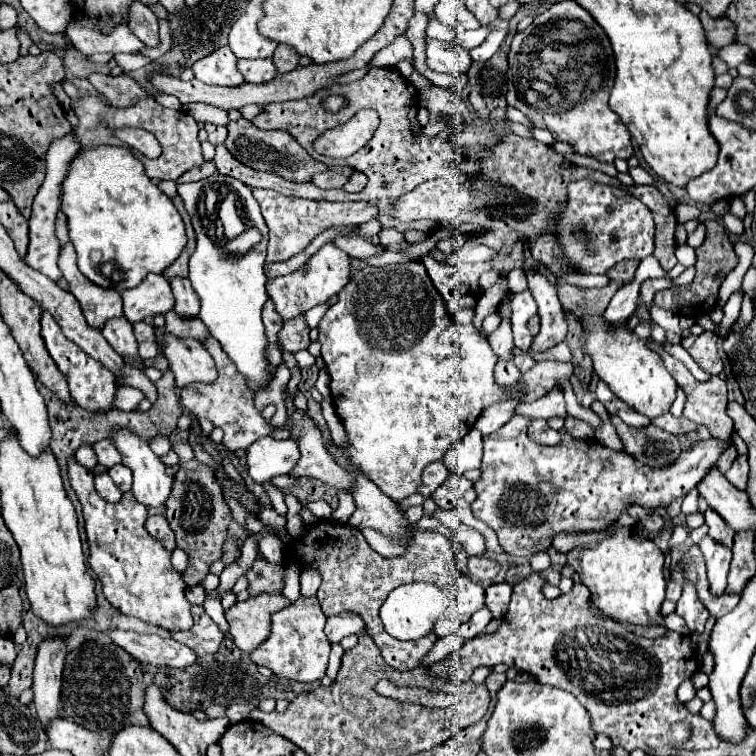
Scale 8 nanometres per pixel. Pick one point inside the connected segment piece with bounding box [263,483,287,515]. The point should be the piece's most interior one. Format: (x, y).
(277, 501)

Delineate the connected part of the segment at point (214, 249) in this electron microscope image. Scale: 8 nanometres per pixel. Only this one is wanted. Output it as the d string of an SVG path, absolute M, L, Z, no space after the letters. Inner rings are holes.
M215 173L203 181L195 183L183 183L177 187L177 193L185 201L185 209L191 215L193 229L197 235L197 247L189 259L189 279L193 283L193 289L197 291L201 299L201 313L199 317L207 325L209 333L221 343L223 351L231 357L231 361L237 365L237 369L249 379L249 387L253 391L261 391L267 387L271 377L265 371L267 359L265 359L265 329L261 323L261 307L267 301L267 291L265 291L265 281L267 277L263 275L263 265L265 265L265 251L267 251L267 225L263 221L263 215L259 211L259 203L253 199L251 187L241 183L239 179L229 179L227 175ZM209 183L225 183L231 191L237 191L239 197L243 197L243 203L247 203L247 217L251 223L259 229L263 235L263 241L249 249L245 255L231 255L227 253L217 239L209 237L207 231L203 229L201 217L199 217L199 197L203 189Z

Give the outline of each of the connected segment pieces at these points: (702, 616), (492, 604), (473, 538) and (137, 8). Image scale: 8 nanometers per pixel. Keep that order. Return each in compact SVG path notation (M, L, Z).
M693 585L683 587L683 595L677 601L675 613L685 619L691 633L703 633L703 627L705 627L705 621L707 621L709 613L705 611L705 605L699 601Z
M509 583L489 585L487 591L485 591L485 607L491 611L493 617L501 619L507 611L509 597L511 597L511 585Z
M463 527L459 543L463 545L463 549L467 551L469 557L471 555L483 555L483 551L485 551L485 539L481 537L479 531L475 531L471 527Z
M141 1L133 3L129 9L129 29L147 45L155 47L159 45L159 27L157 27L157 17L149 7L145 7Z

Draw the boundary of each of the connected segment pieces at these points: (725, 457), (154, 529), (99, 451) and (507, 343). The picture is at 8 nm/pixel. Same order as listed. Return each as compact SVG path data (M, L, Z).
M731 443L731 445L721 453L721 461L723 461L723 463L717 463L717 467L721 469L721 473L727 473L727 469L731 467L731 463L733 463L735 455L737 455L737 451L735 451L735 445Z
M153 515L153 517L149 517L147 523L145 523L145 529L147 529L155 539L159 539L169 551L173 551L173 549L177 547L173 529L169 527L169 523L167 523L167 519L165 519L163 515Z
M107 439L93 443L93 451L95 451L95 455L97 455L99 463L101 463L101 465L105 465L107 469L111 469L113 465L121 463L121 455L119 455L119 453L117 453L117 449L113 447L113 443L111 443L111 441L107 441Z
M503 319L501 321L501 329L497 329L497 331L493 331L491 335L489 335L489 341L491 341L491 347L497 351L497 349L501 349L501 355L497 355L499 359L513 359L515 355L513 355L513 331L511 331L511 319Z

